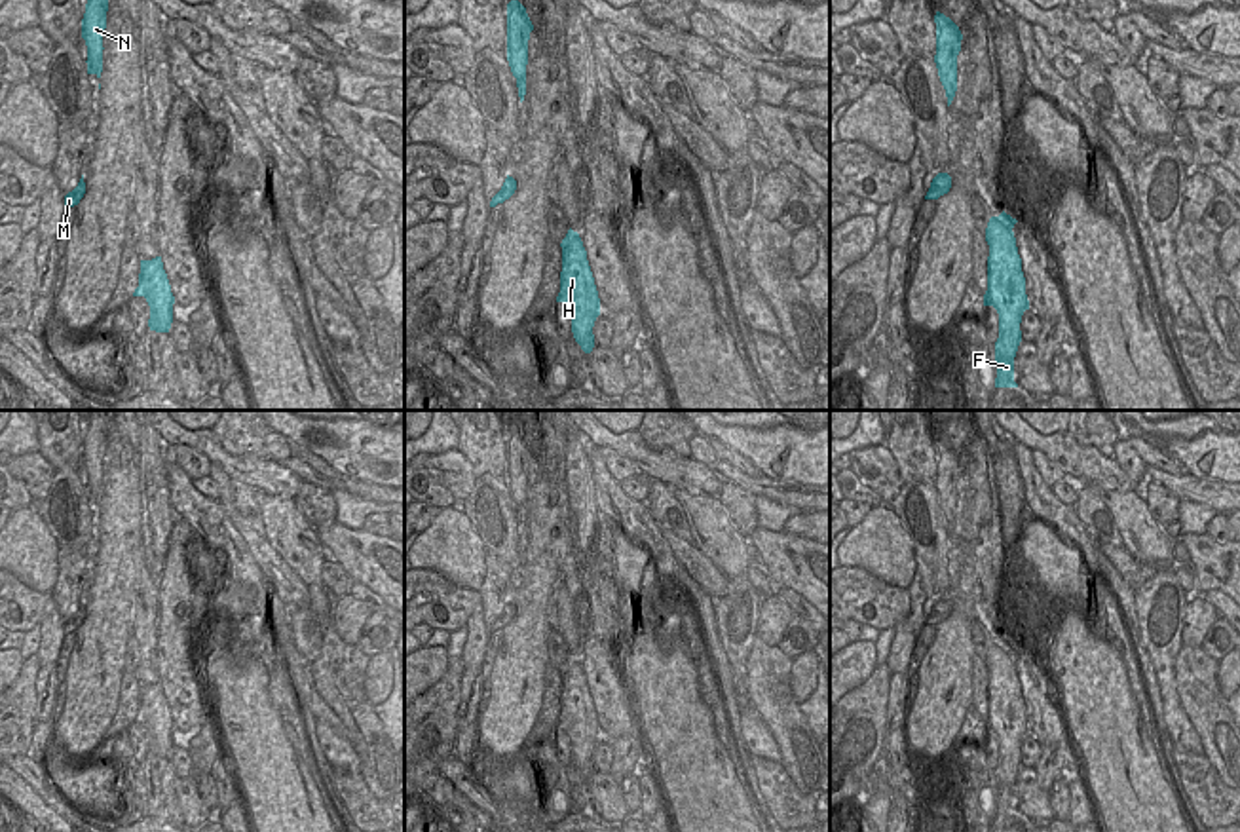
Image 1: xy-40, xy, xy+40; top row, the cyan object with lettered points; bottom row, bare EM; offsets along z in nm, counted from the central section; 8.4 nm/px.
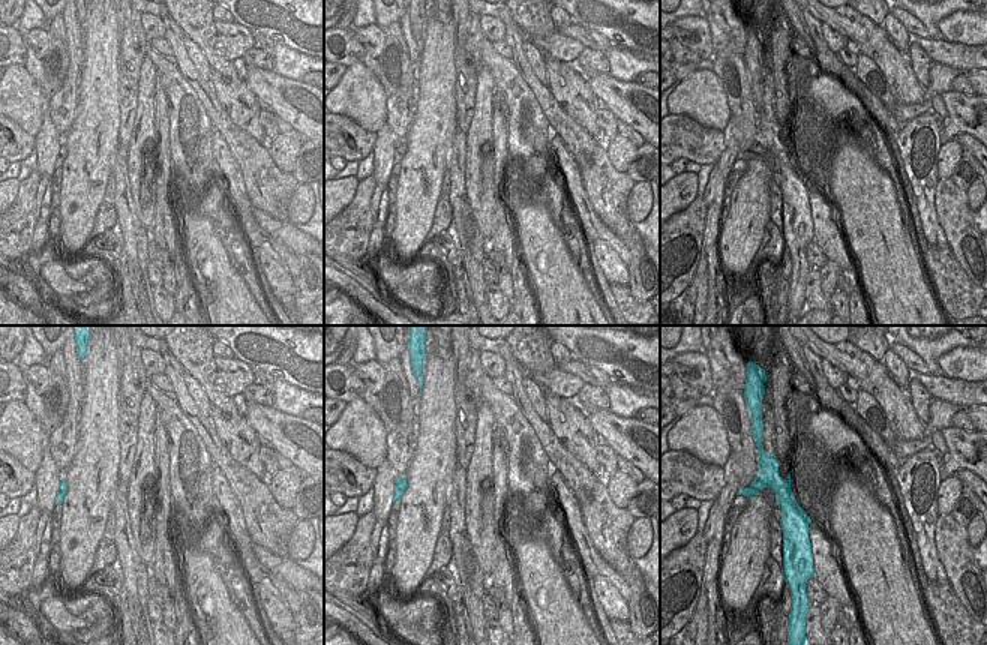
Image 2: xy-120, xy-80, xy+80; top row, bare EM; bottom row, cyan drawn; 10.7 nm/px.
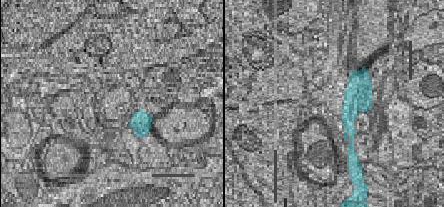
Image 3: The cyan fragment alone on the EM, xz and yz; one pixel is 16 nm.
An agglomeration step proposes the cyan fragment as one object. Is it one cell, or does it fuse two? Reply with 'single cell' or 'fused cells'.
single cell

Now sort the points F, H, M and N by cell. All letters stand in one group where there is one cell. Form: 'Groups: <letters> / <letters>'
Groups: F H M N.

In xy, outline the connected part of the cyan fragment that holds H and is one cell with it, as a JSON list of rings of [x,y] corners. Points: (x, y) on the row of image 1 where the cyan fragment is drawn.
[[[570,228],[560,247],[562,272],[556,302],[570,312],[575,342],[585,353],[591,353],[594,348],[592,327],[600,315],[598,291],[579,234]]]

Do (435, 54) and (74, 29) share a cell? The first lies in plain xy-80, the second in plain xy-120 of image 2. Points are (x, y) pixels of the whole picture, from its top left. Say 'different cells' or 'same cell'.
different cells

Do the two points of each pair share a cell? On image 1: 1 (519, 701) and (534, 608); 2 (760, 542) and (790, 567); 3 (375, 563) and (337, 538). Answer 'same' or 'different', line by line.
1: same
2: same
3: same

